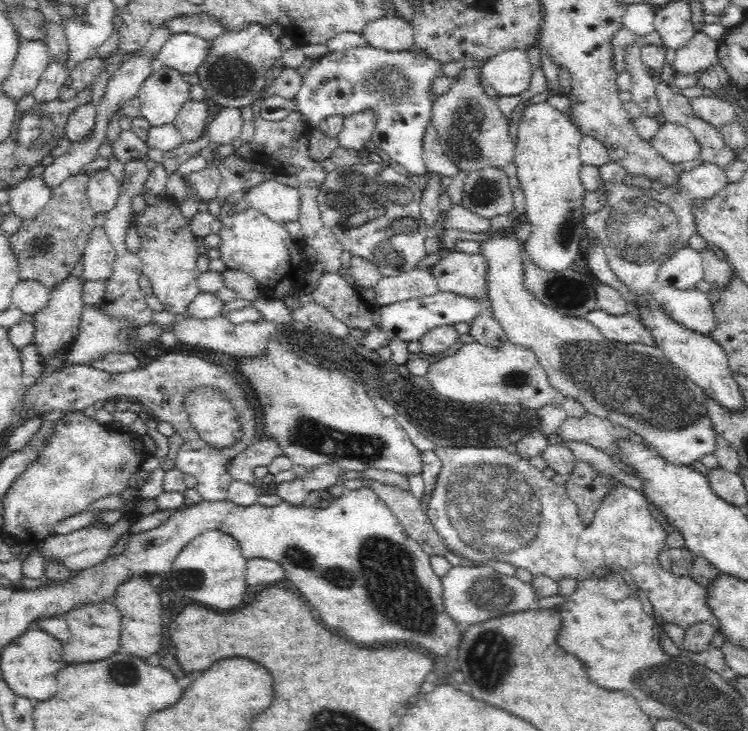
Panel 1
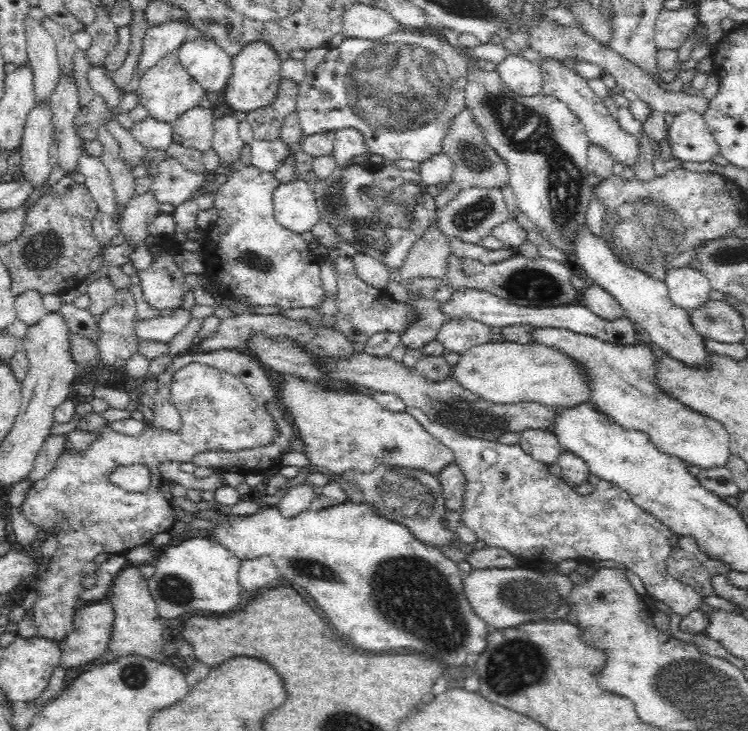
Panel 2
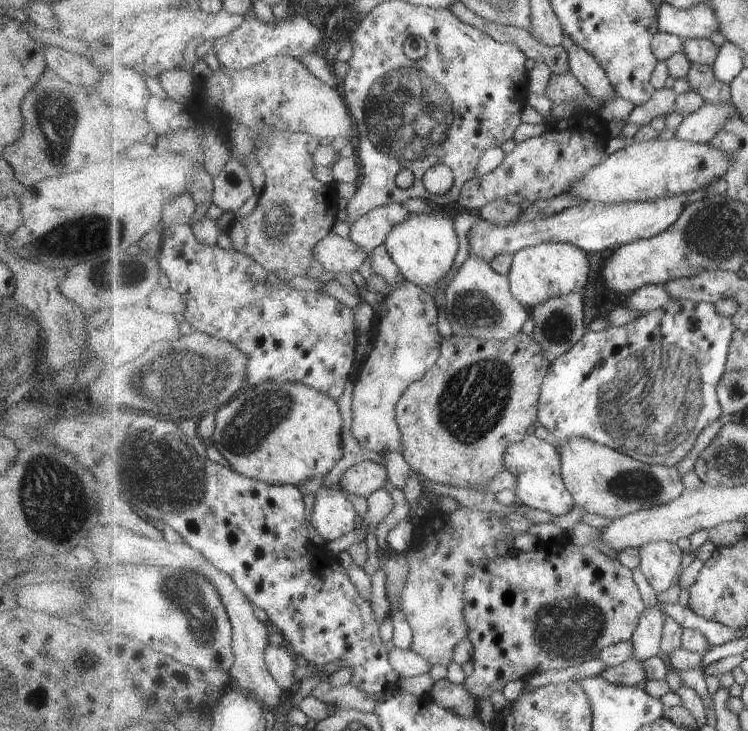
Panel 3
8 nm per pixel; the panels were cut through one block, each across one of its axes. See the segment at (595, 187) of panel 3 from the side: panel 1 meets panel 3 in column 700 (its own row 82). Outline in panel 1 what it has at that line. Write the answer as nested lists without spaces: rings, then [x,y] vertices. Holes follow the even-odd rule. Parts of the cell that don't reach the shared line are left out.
[[[157,66],[150,76],[142,83],[135,102],[139,108],[139,115],[151,126],[173,123],[182,105],[190,99],[190,83],[184,80],[184,75],[178,69],[167,66]]]

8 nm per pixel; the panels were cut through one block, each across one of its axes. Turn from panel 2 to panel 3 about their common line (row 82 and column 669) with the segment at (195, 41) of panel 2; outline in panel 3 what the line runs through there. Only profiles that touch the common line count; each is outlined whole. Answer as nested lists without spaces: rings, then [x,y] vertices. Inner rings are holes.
[[[688,194],[656,201],[623,201],[614,203],[600,203],[595,201],[585,201],[577,206],[566,208],[555,214],[555,216],[534,220],[529,222],[517,221],[516,223],[497,224],[490,220],[485,220],[479,216],[470,228],[470,237],[467,237],[469,245],[469,256],[485,259],[489,264],[497,255],[513,255],[521,249],[534,247],[541,243],[569,243],[581,247],[586,253],[599,252],[602,250],[616,250],[624,244],[635,242],[636,240],[656,237],[665,229],[668,229],[680,216],[685,207],[685,200]]]

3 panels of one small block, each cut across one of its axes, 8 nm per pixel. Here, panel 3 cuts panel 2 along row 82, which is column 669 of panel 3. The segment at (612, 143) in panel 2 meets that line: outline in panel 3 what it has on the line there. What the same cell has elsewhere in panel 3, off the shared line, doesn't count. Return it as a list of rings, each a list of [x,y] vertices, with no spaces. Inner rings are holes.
[[[657,541],[640,548],[640,570],[656,593],[669,591],[681,574],[683,550],[676,543]]]

